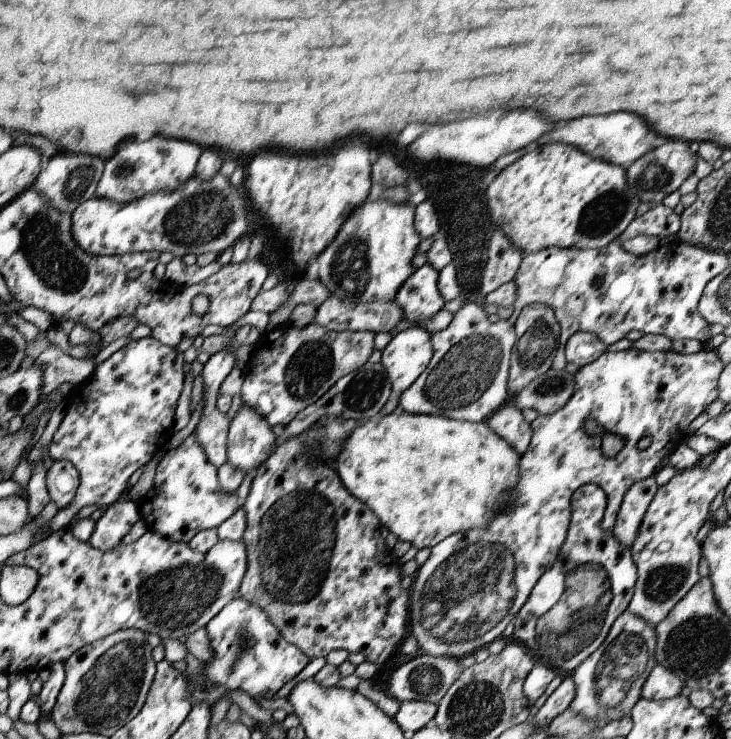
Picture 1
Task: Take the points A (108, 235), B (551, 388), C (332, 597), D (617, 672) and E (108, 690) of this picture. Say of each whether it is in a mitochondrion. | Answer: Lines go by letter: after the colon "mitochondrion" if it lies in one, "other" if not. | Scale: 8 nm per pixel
A: other
B: mitochondrion
C: other
D: mitochondrion
E: mitochondrion

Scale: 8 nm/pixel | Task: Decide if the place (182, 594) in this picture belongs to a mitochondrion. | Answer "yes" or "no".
yes

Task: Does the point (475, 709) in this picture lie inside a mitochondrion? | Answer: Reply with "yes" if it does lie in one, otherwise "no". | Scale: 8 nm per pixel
yes

